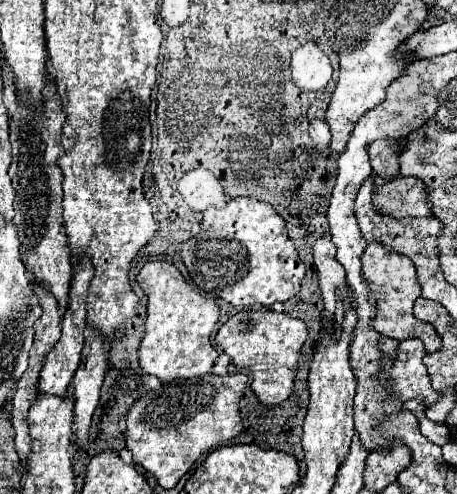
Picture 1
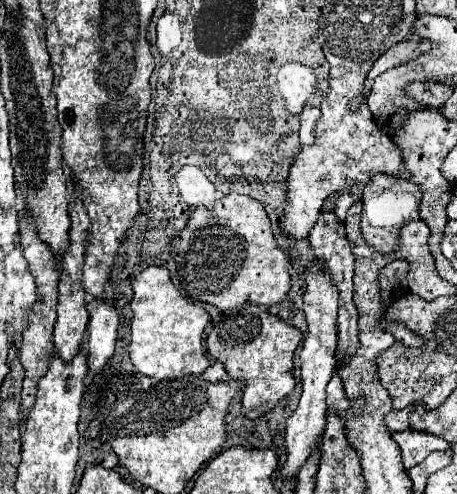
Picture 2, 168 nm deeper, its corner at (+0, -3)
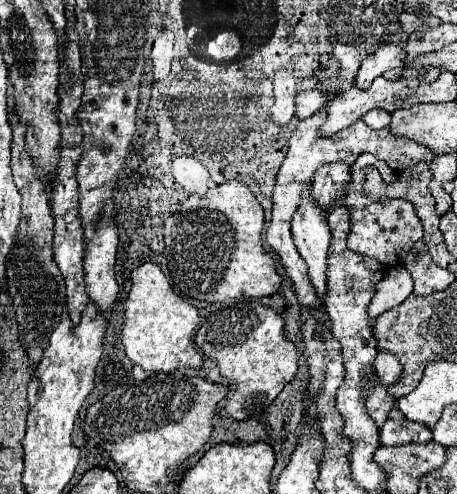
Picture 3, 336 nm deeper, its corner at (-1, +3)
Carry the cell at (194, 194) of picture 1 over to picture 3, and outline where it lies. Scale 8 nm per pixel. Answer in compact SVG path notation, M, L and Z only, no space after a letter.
M180 156L172 162L172 174L176 182L184 188L186 194L200 194L204 196L206 190L212 186L212 178L202 162L190 156Z

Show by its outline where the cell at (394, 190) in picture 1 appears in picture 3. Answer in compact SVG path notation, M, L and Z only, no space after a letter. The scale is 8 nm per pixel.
M364 153L359 156L354 164L350 167L351 182L348 182L344 196L338 200L338 206L346 206L350 220L352 220L352 228L348 234L348 248L354 252L360 252L364 256L372 256L376 260L380 260L380 264L384 266L400 266L404 262L404 258L408 256L408 252L412 250L412 242L418 242L422 238L422 224L412 208L410 202L406 200L382 200L382 202L372 202L370 198L366 198L366 194L362 192L362 183L365 181L365 169L367 166L376 166L380 170L384 182L396 182L396 172L392 170L382 160L378 160L372 154Z

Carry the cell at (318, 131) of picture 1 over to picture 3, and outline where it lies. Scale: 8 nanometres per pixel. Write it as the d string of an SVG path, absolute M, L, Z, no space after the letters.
M302 90L296 94L296 116L300 120L316 114L328 102L328 92L322 90Z

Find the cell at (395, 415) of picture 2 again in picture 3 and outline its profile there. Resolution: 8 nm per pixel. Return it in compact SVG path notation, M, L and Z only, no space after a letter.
M376 384L370 392L370 396L366 398L366 408L368 408L368 416L374 420L374 424L378 428L388 418L388 412L392 410L392 406L394 406L394 400L388 396L386 388L382 384Z

